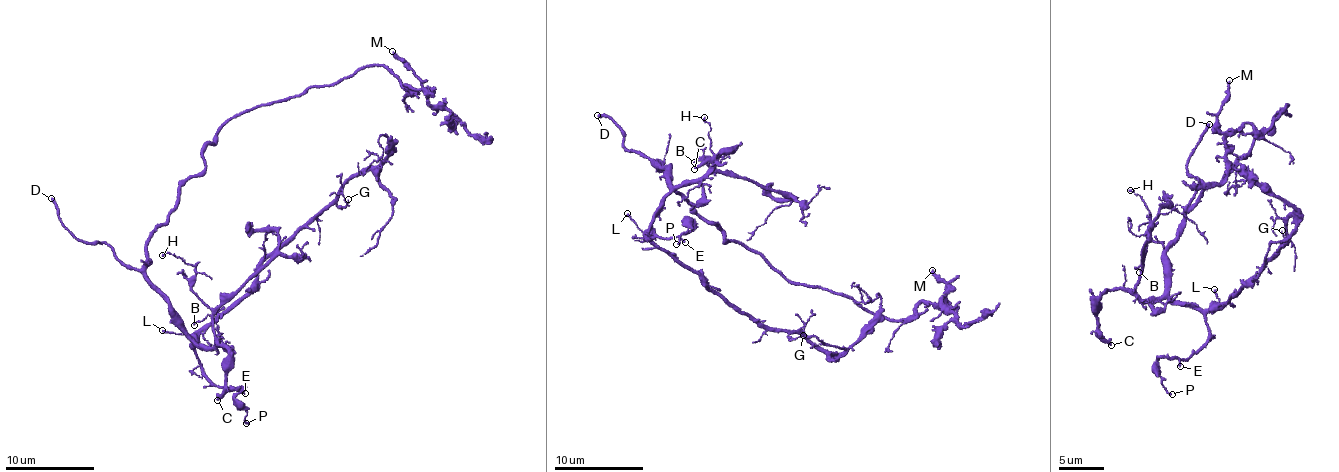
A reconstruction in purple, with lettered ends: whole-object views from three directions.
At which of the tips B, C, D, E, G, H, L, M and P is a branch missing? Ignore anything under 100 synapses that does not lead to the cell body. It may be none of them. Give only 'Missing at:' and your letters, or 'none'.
Missing at: D

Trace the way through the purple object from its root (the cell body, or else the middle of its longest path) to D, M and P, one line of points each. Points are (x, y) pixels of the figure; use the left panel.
D: (147, 263), (138, 270), (128, 269), (101, 241), (91, 244), (75, 239), (61, 222), (51, 198)
M: (147, 263), (154, 229), (235, 116), (334, 86), (367, 64), (428, 94), (392, 51)
P: (147, 263), (172, 322), (196, 342), (207, 379), (243, 389), (234, 402), (246, 411), (246, 423)

